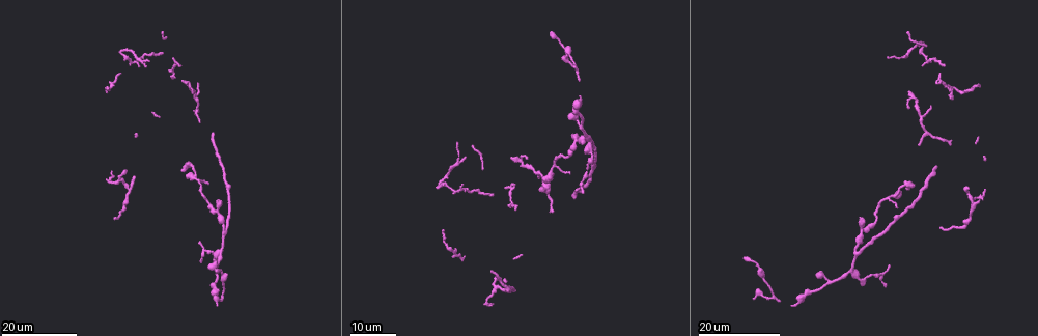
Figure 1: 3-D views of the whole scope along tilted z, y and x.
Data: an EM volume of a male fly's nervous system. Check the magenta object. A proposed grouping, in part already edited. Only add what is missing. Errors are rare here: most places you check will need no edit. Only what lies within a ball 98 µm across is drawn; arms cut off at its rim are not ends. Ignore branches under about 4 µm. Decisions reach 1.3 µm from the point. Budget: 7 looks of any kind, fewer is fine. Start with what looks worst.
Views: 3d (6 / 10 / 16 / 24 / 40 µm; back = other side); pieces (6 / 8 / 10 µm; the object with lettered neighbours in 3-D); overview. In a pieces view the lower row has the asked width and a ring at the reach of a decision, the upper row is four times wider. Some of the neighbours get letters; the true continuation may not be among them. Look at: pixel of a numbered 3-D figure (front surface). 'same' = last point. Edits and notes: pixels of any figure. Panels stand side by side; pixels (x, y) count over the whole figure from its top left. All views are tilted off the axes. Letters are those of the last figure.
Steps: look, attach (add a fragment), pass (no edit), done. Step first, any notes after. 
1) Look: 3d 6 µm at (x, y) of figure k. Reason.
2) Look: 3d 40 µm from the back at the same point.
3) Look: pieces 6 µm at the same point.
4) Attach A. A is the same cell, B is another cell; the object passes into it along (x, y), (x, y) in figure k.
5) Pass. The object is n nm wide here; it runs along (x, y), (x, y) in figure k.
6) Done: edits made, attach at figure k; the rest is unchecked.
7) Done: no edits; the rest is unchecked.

Look: 3d 16 µm at (490, 271) of figure 1. Long arm stops here.

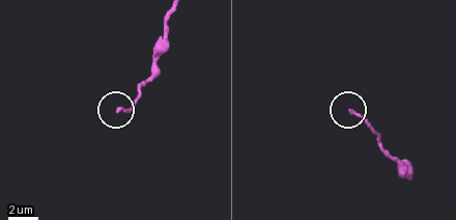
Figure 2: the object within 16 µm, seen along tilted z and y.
Look: pieces 10 µm at (350, 112) of figure 2.

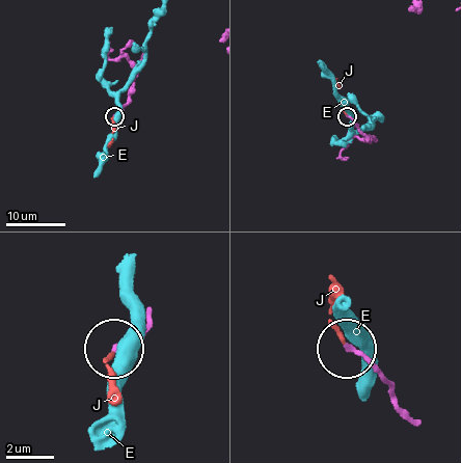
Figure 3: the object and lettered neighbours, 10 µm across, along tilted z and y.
Attach J. J is the same cell, E is another cell; the object passes into it along (394, 393), (389, 381), (347, 344), (330, 316), (333, 277) in figure 3; it goes on there.

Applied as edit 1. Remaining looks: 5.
Look: overview.

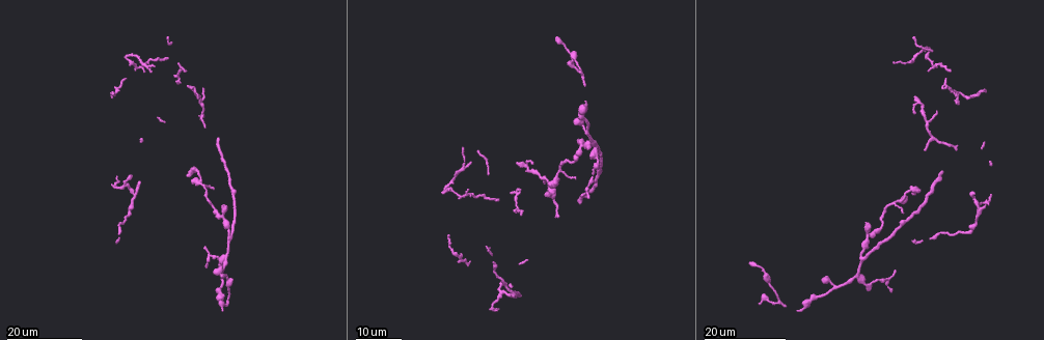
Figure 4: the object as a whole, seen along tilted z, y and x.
Look: 3d 24 µm at (117, 242) of figure 4. Long arm stops here.

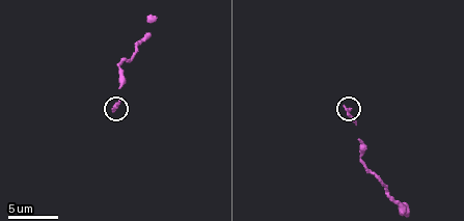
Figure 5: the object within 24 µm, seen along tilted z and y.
Look: pieces 10 µm at (114, 108) of figure 5.

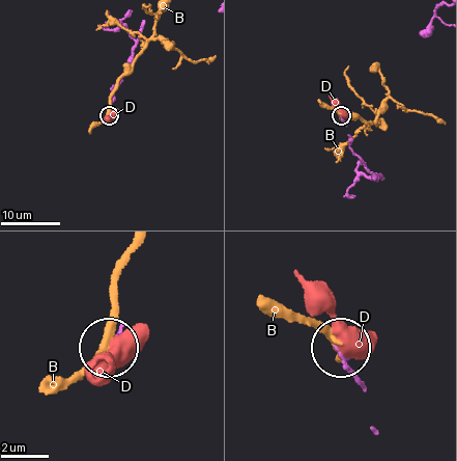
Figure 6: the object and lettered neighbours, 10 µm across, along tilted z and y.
Pass. B and D are other cells; none of them fits.

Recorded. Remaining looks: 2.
Look: 3d 16 µm at (189, 174) of figure 4. An open end.

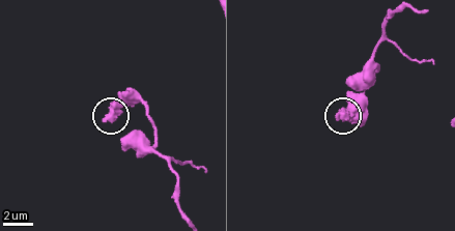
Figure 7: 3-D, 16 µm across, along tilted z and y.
Look: pieces 6 µm at (106, 119) of figure 7.

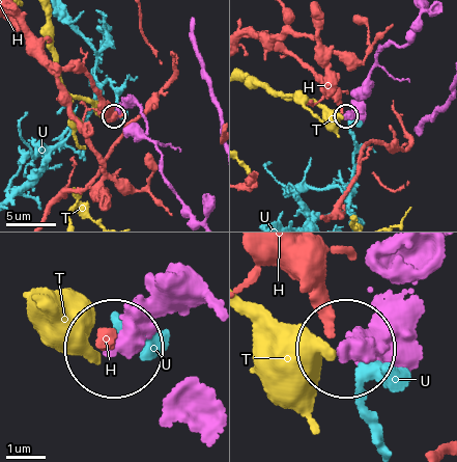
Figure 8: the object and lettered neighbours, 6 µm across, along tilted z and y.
Pass. H, T and U are other cells; it runs along (389, 318), (344, 343) in figure 8; none of them fits.

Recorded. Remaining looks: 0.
Done: edits made, attach at figure 3; the rest is unchecked.

